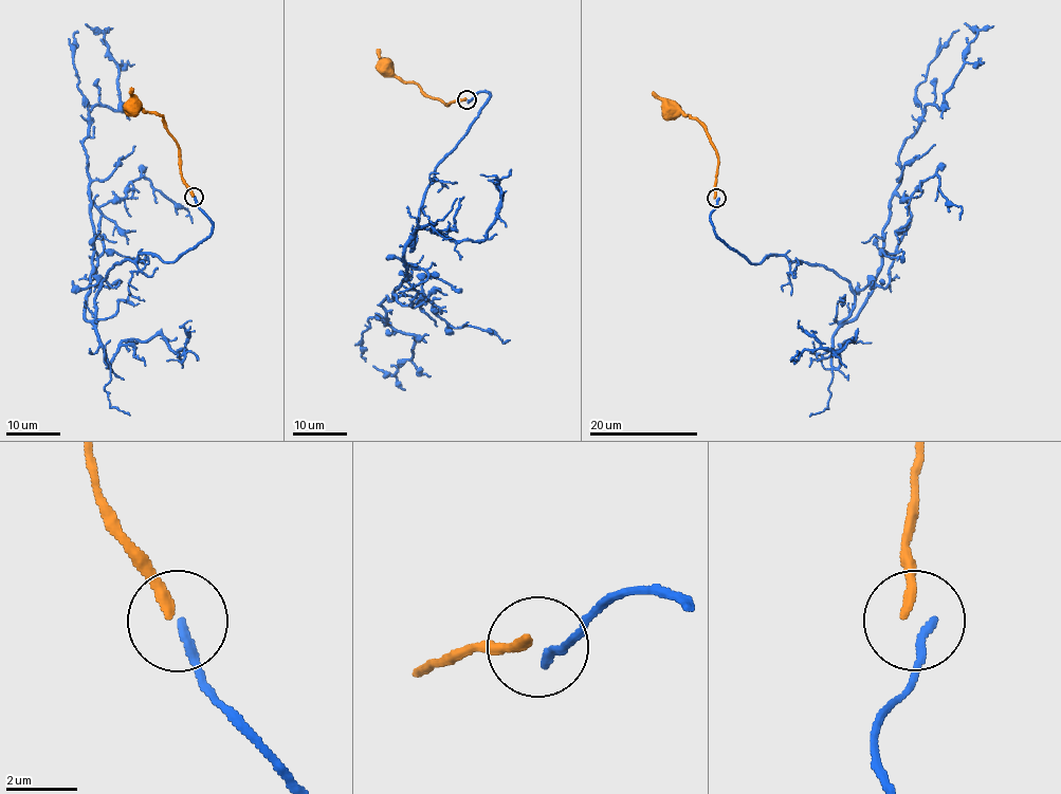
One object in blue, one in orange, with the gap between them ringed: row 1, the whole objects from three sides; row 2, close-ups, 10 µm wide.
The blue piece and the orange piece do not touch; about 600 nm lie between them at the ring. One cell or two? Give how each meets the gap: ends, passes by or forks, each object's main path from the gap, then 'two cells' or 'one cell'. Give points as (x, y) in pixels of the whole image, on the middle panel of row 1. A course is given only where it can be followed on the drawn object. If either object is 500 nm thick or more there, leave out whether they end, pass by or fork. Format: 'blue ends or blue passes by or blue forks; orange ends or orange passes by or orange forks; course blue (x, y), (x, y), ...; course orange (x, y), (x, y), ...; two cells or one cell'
blue ends; orange ends; course blue (468, 100), (491, 95), (435, 168), (406, 278), (380, 303), (415, 335), (410, 357), (396, 374), (373, 365); course orange (465, 99), (446, 105), (425, 94), (416, 84), (402, 82), (385, 66); one cell

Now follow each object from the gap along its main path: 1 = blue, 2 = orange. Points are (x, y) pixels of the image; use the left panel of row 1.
1: (194, 197), (212, 232), (172, 262), (117, 262), (86, 319), (83, 142), (89, 113), (120, 94), (86, 24)
2: (193, 195), (180, 170), (177, 141), (160, 113), (133, 106)

